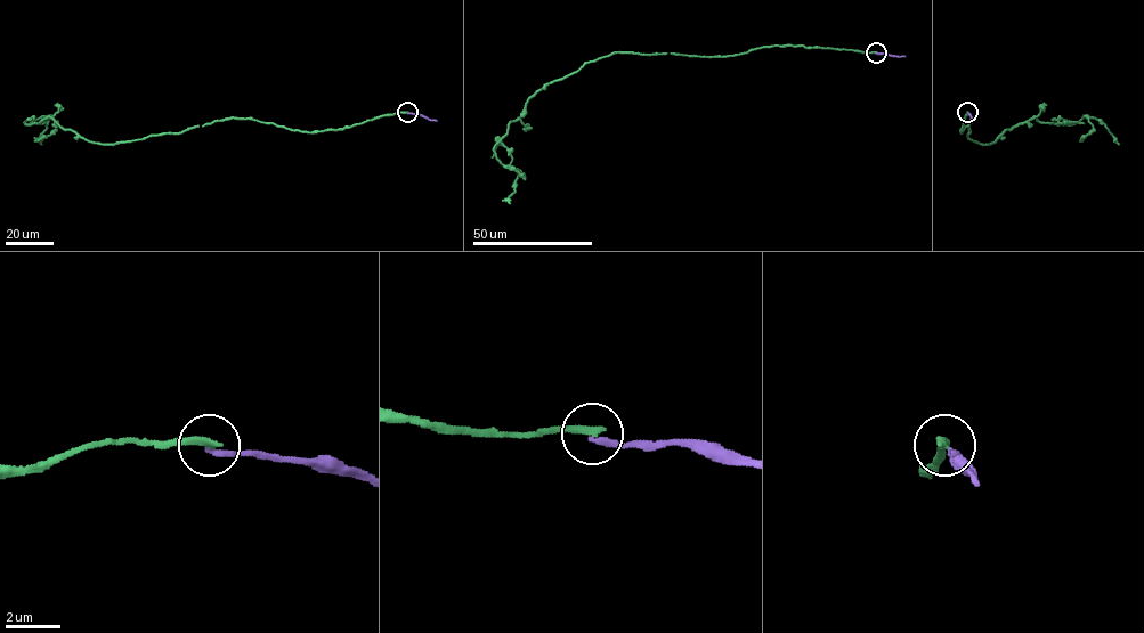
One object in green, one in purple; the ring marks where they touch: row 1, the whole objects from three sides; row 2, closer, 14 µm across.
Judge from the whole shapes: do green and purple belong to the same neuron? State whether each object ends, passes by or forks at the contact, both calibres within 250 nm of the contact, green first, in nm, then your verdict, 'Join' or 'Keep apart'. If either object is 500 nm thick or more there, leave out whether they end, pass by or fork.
At the ring green ends. At the ring purple ends. Thickness 280 nm (green) against 240 nm. Keep apart

